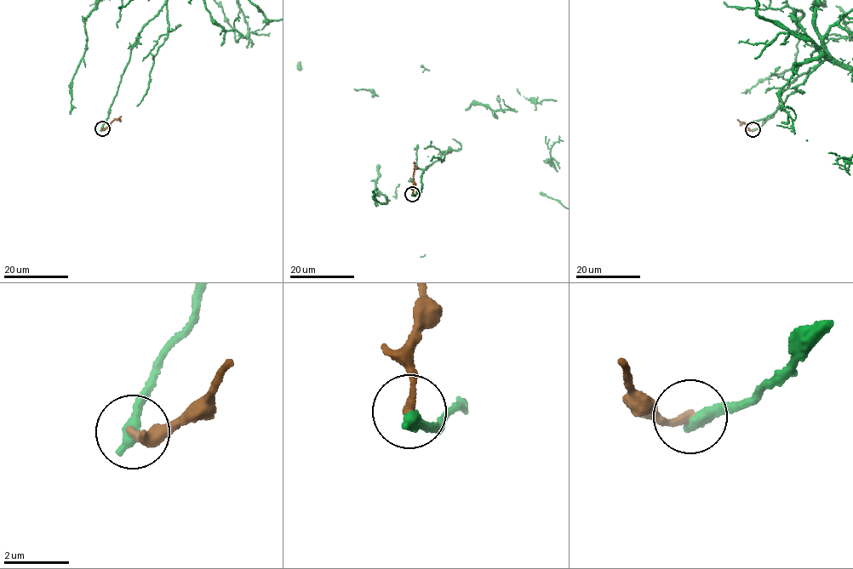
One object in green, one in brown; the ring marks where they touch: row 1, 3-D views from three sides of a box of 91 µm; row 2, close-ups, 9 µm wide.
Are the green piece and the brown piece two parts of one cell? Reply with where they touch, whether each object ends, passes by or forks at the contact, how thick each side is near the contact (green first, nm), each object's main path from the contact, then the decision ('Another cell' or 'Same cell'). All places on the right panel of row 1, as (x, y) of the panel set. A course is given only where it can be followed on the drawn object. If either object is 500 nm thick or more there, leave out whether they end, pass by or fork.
Place: (752, 129). At the ring green ends. At the ring brown ends. Thickness 440 nm (green) against 200 nm. Course of green: (752, 130), (773, 116), (790, 82), (826, 59), (817, 45), (758, 14). Course of brown: (752, 130), (737, 119). Another cell

